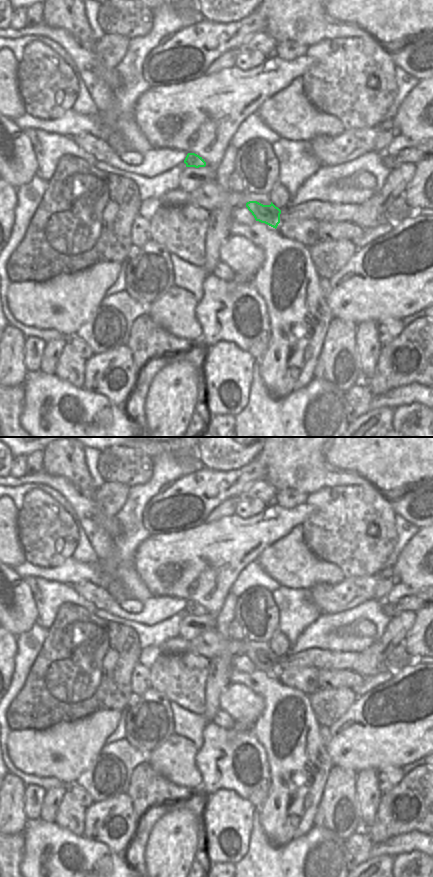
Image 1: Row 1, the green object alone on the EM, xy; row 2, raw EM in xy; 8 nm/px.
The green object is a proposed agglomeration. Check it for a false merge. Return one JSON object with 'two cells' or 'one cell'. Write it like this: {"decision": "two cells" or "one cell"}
{"decision": "one cell"}

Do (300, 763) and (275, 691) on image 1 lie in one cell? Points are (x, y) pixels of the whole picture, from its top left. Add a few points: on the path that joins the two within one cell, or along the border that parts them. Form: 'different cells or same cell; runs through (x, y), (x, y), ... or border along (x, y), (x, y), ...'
same cell; runs through (277, 760), (269, 748), (268, 735), (271, 714)

